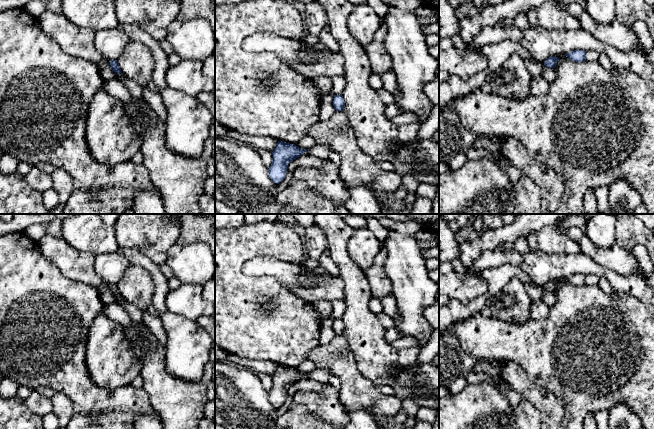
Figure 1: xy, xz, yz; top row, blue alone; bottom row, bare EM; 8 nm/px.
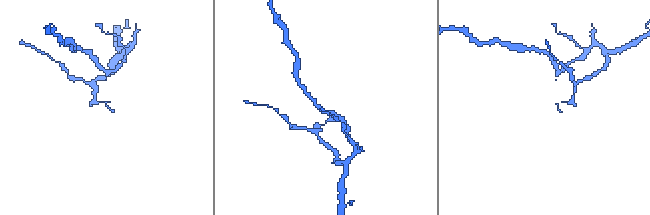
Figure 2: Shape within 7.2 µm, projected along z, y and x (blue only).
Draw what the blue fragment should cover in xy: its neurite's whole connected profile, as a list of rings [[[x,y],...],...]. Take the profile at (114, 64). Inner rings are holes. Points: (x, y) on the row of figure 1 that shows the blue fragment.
[[[102,56],[102,59],[97,63],[97,66],[104,82],[115,78],[115,72],[117,74],[120,74],[122,72],[117,60],[109,61],[104,56]]]

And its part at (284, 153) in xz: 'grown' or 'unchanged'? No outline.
grown

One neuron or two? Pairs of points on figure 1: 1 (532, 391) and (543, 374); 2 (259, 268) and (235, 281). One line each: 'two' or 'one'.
1: two
2: two

